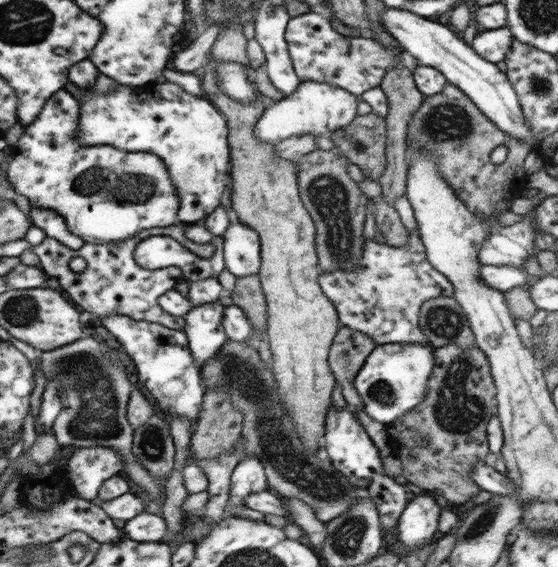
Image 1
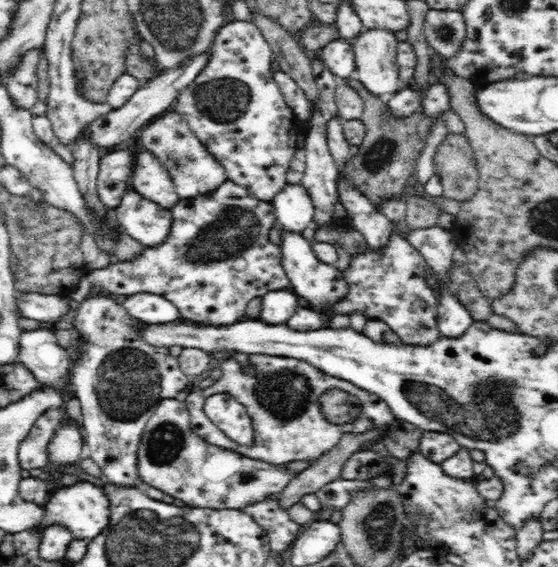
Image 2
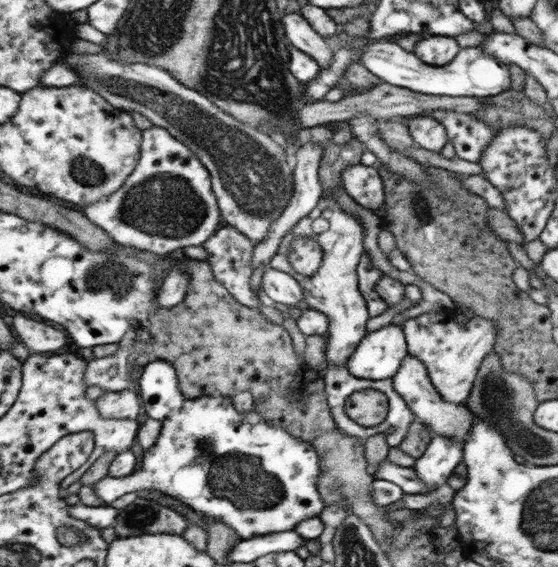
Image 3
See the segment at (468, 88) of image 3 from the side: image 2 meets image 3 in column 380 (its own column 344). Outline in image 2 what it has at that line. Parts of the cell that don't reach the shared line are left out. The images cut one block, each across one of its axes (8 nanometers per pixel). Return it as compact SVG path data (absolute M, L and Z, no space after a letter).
M342 39L330 42L322 48L321 60L330 72L342 81L349 78L355 69L355 53L351 42Z

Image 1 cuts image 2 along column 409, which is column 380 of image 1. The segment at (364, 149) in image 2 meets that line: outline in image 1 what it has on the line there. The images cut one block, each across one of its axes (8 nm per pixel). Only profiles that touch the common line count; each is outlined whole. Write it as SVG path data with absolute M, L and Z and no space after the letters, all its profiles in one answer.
M373 113L357 115L351 124L335 130L331 138L339 152L357 164L368 179L378 182L386 170L387 125L384 119Z

